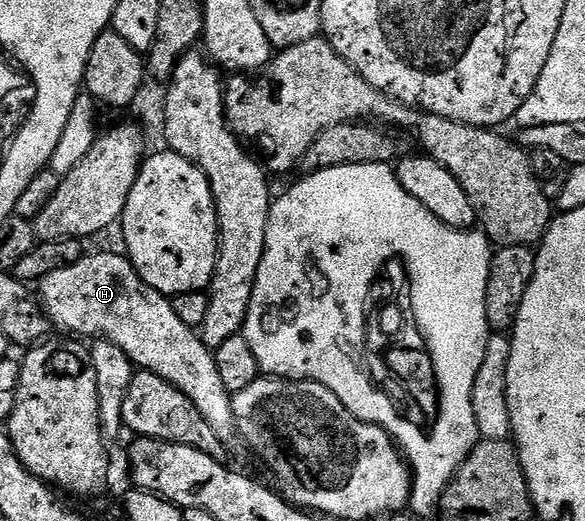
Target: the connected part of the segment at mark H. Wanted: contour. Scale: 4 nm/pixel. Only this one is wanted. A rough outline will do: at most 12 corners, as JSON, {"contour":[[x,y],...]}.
{"contour":[[130,259],[40,282],[55,329],[111,340],[239,439],[213,351]]}

